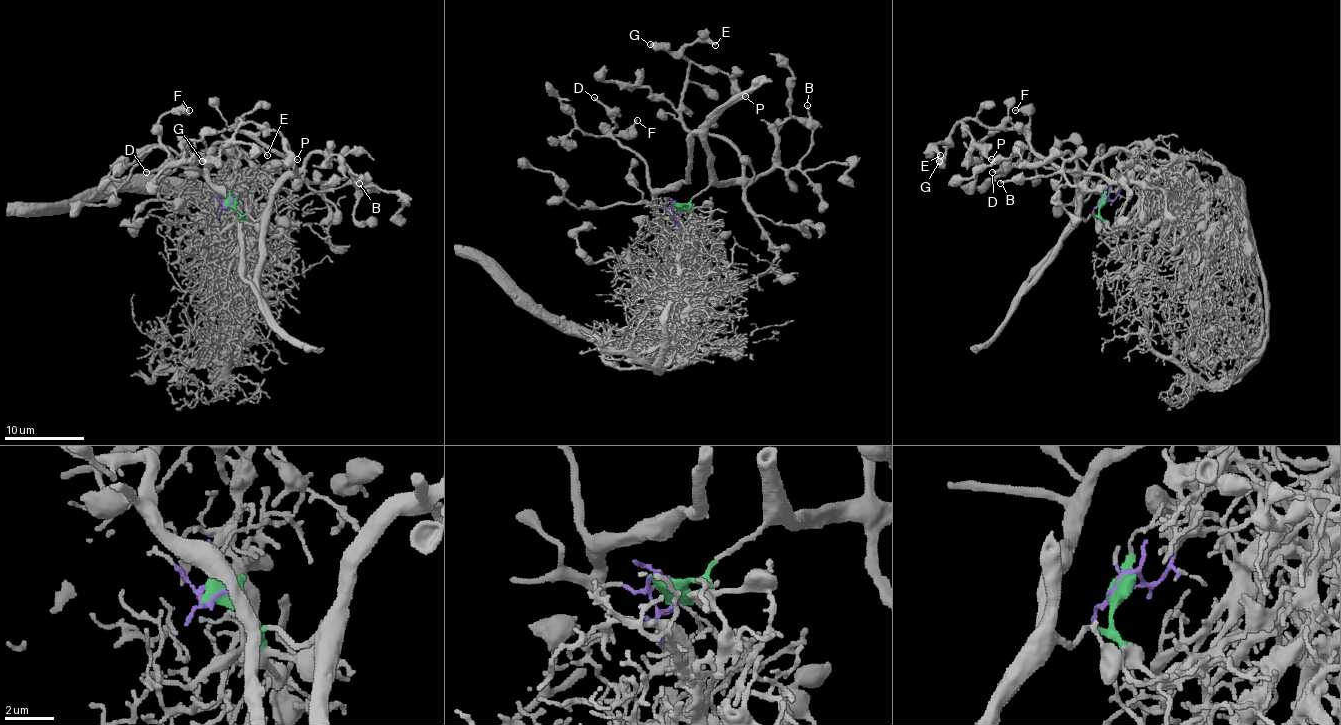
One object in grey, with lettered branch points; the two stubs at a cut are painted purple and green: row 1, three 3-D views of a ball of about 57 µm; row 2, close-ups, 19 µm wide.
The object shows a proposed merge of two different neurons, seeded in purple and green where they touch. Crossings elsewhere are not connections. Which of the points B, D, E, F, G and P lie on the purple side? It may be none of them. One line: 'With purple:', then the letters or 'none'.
With purple: none

